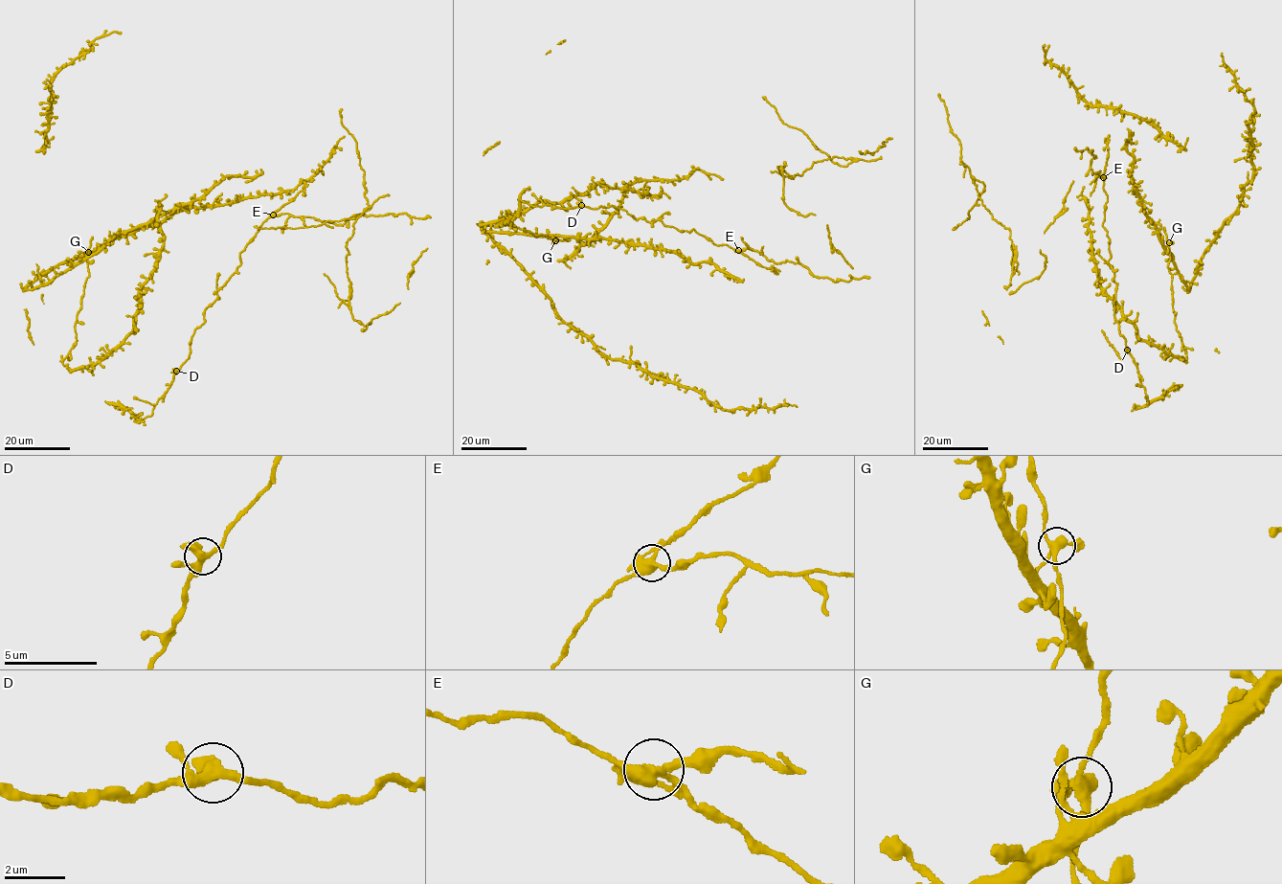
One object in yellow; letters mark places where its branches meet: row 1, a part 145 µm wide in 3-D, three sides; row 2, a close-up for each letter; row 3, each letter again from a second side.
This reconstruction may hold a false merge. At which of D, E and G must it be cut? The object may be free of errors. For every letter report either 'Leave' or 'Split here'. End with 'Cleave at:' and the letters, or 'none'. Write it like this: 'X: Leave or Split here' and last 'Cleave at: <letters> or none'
D: Leave
E: Split here
G: Leave
Cleave at: E

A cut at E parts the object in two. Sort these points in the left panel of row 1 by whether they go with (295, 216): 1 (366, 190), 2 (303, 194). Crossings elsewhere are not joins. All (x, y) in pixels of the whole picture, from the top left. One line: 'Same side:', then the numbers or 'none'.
Same side: none

